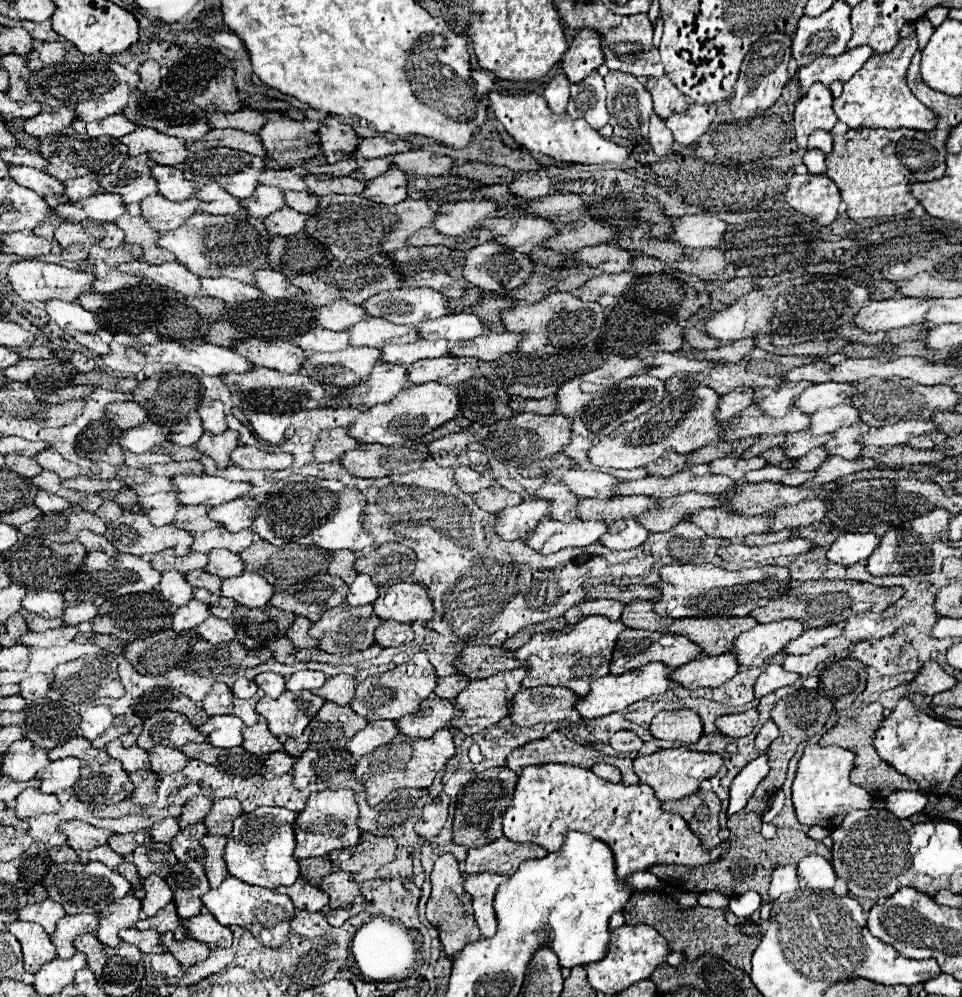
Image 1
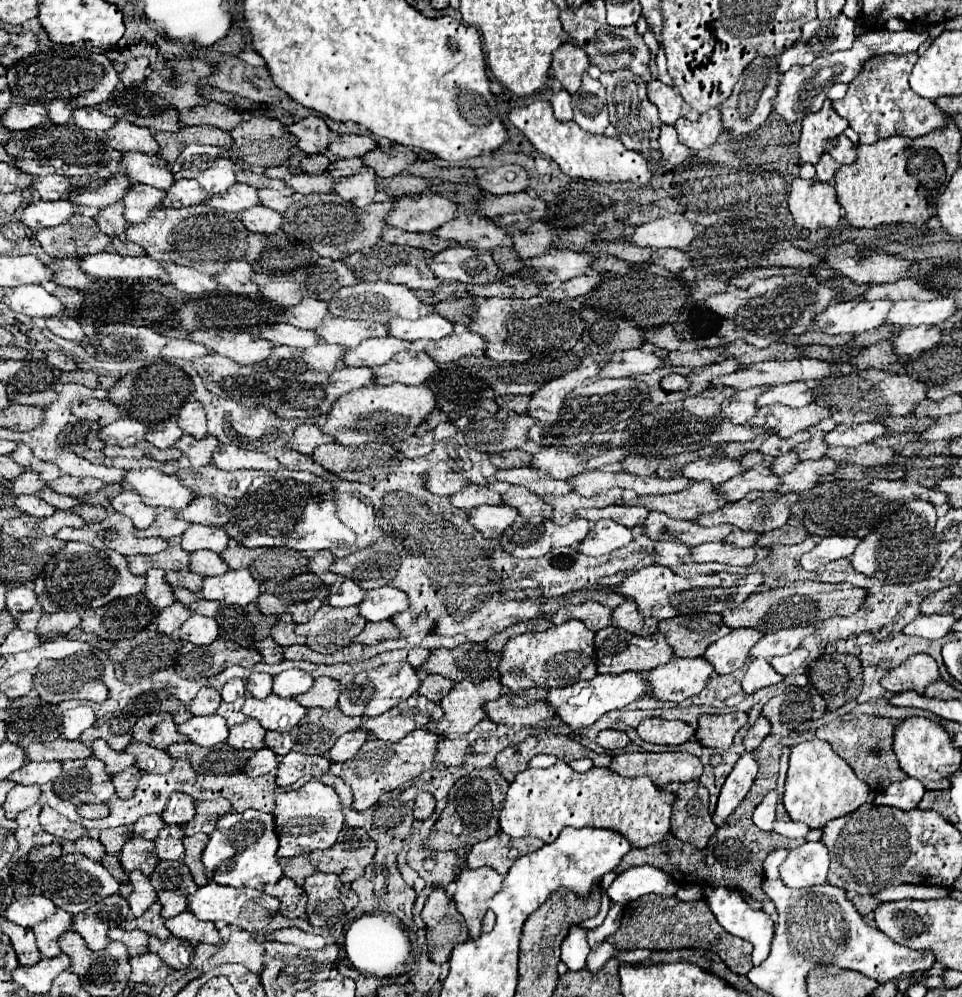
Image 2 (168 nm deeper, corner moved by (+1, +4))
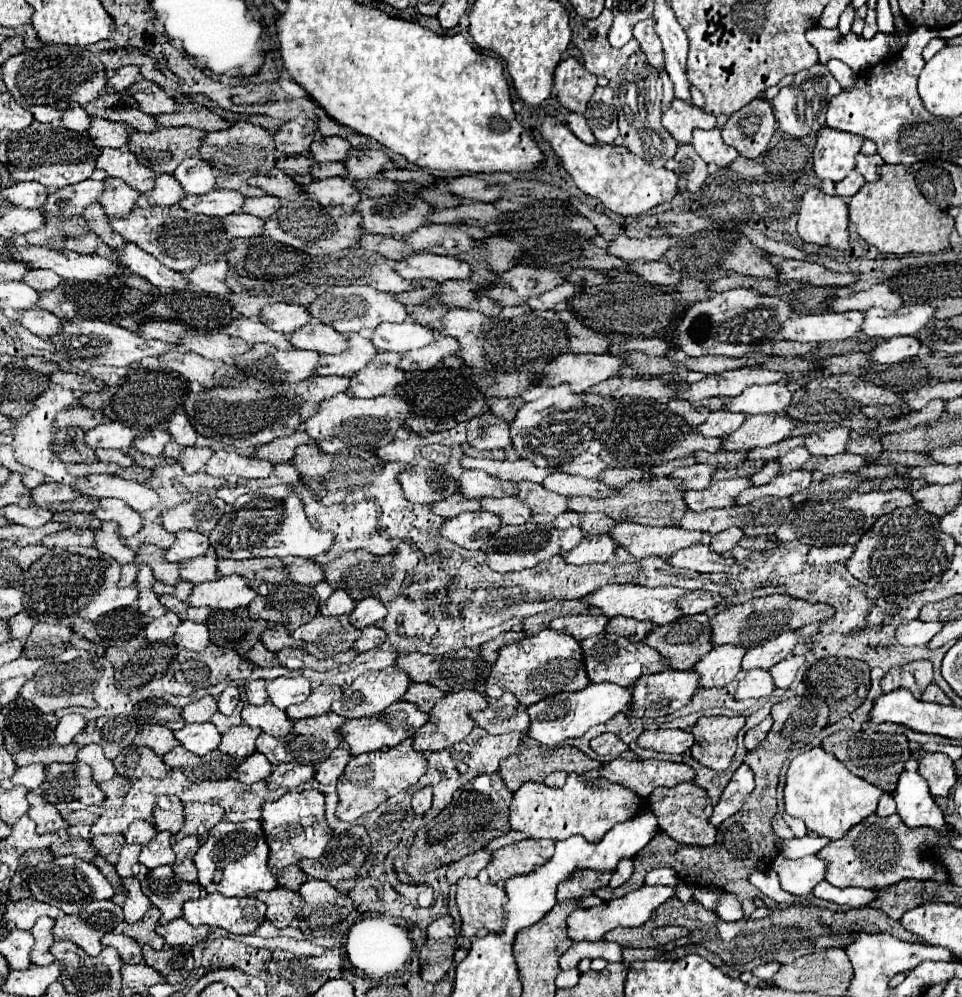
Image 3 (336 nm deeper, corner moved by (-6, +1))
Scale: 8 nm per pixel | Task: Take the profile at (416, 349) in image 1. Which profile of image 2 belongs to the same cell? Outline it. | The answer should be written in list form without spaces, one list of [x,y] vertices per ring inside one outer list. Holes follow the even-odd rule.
[[[384,336],[384,338],[368,338],[356,348],[348,350],[344,356],[346,366],[368,366],[376,368],[392,360],[396,352],[404,352],[412,346],[410,340],[400,340],[394,336]]]

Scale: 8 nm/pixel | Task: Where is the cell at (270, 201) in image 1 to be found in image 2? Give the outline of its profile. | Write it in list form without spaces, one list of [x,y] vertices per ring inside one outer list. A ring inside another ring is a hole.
[[[234,184],[228,192],[212,194],[208,200],[208,206],[216,208],[216,210],[224,210],[224,212],[236,212],[236,214],[242,210],[248,210],[256,204],[260,204],[258,188],[254,188],[250,184]]]

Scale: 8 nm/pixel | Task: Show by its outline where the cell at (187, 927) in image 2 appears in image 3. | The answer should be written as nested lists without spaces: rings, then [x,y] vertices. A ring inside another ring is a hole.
[[[179,917],[167,925],[159,925],[155,931],[157,931],[157,935],[161,935],[165,939],[167,945],[175,947],[175,945],[197,945],[197,943],[205,941],[211,927],[207,927],[207,925],[193,927]]]

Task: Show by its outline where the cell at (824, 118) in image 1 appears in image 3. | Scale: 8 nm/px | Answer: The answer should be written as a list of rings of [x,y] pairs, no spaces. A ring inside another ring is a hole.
[[[823,127],[813,151],[813,169],[819,179],[843,181],[855,169],[855,155],[861,151],[863,137]]]

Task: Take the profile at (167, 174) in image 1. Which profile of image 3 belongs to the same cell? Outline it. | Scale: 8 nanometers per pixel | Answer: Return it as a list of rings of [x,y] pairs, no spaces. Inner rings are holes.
[[[99,149],[99,157],[97,157],[97,169],[103,169],[109,177],[117,177],[123,179],[129,187],[135,187],[135,191],[145,193],[149,189],[153,189],[153,177],[155,173],[141,165],[137,161],[137,157],[127,149]]]

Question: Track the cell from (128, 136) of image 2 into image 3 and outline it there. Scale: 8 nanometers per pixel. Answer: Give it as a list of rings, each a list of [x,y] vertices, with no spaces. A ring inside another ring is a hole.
[[[93,117],[87,129],[91,141],[97,147],[113,147],[113,149],[121,149],[127,145],[127,135],[129,135],[129,127],[123,123],[111,123],[99,117]]]

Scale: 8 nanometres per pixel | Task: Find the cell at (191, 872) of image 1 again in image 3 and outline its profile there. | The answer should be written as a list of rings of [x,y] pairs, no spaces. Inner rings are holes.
[[[169,865],[151,869],[145,879],[141,879],[141,889],[149,897],[149,901],[161,911],[159,925],[181,917],[185,901],[199,899],[199,883],[181,881]]]

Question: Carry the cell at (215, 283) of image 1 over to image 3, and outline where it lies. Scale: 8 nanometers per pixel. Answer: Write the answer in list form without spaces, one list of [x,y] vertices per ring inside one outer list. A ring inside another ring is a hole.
[[[125,243],[125,247],[115,249],[115,255],[117,255],[115,261],[121,267],[129,269],[133,275],[147,279],[155,287],[167,287],[167,289],[173,289],[173,291],[191,287],[181,273],[167,269],[157,259],[153,259],[153,255],[139,249],[135,243]]]

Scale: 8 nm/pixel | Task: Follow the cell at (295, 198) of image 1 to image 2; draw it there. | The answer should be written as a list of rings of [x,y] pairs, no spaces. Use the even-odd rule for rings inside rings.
[[[290,186],[282,188],[282,190],[272,190],[272,188],[262,188],[260,190],[260,200],[262,206],[268,206],[276,212],[286,212],[290,208],[290,204],[294,202],[294,190]]]

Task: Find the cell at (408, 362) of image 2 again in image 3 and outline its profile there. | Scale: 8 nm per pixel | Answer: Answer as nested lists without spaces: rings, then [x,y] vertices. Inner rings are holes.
[[[379,353],[363,371],[351,377],[351,387],[345,391],[351,397],[379,397],[395,393],[395,387],[405,381],[405,373],[397,369],[397,353]]]

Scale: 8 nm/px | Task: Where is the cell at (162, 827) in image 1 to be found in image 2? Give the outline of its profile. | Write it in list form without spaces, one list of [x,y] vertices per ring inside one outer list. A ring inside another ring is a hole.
[[[148,814],[144,818],[140,818],[136,824],[134,824],[134,834],[140,834],[148,840],[156,840],[160,828],[164,828],[164,820],[160,820],[158,814]]]

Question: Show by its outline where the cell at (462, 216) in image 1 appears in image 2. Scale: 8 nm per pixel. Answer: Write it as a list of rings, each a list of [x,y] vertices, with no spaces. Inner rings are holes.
[[[422,192],[396,198],[396,208],[386,222],[408,232],[436,232],[440,224],[456,218],[456,204],[444,196]]]

